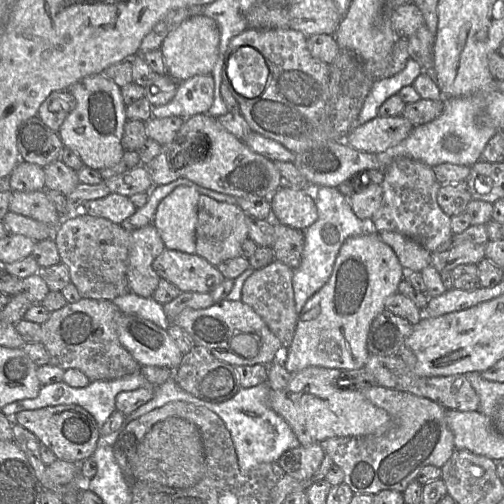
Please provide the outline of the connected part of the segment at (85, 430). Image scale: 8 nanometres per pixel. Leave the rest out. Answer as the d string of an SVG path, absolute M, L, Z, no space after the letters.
M76 404L47 406L35 410L24 410L14 415L14 422L32 432L42 445L47 446L57 460L83 462L96 450L100 438L100 426L94 417Z

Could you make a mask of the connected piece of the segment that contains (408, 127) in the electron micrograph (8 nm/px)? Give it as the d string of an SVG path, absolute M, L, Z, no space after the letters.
M402 115L377 116L353 128L344 142L358 151L379 154L405 140L413 128L414 125Z

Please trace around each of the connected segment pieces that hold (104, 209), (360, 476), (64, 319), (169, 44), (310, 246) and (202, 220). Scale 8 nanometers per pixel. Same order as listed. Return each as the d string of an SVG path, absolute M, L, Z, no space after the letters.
M110 193L106 197L87 201L83 204L81 212L105 218L116 224L126 225L127 220L136 210L137 208L129 197Z
M373 386L361 391L371 403L388 412L394 425L391 430L382 435L333 437L323 442L325 454L328 454L334 464L342 469L344 483L354 494L374 496L383 490L396 490L403 493L424 466L433 465L441 468L451 457L455 450L454 436L446 422L445 407L426 397L384 386Z
M81 298L75 303L66 305L50 313L48 320L41 325L42 336L40 342L49 355L49 364L67 370L78 369L90 381L112 380L141 371L142 366L121 345L117 334L117 320L121 311L111 300L96 300Z
M200 14L186 19L166 36L159 48L166 74L176 82L183 82L196 75L211 75L218 57L219 40L219 28L212 18Z
M337 187L312 188L318 211L317 220L304 231L304 248L300 264L294 268L292 286L295 309L300 313L307 300L329 279L336 257L346 239L360 235L368 230L368 223L358 218L348 201Z
M200 194L195 231L196 254L214 266L237 256L241 256L241 246L248 238L245 212L237 204L219 202Z

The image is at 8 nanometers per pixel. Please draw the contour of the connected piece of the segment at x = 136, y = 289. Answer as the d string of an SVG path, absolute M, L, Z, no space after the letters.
M152 223L132 230L127 268L130 292L140 297L152 297L160 280L152 262L164 249L164 243Z

